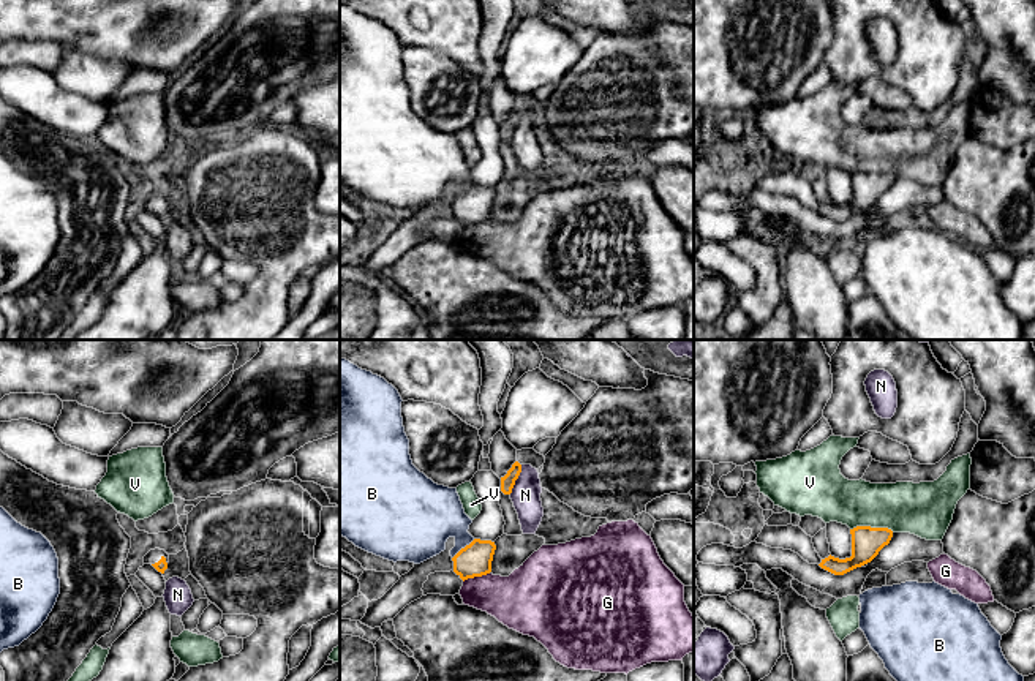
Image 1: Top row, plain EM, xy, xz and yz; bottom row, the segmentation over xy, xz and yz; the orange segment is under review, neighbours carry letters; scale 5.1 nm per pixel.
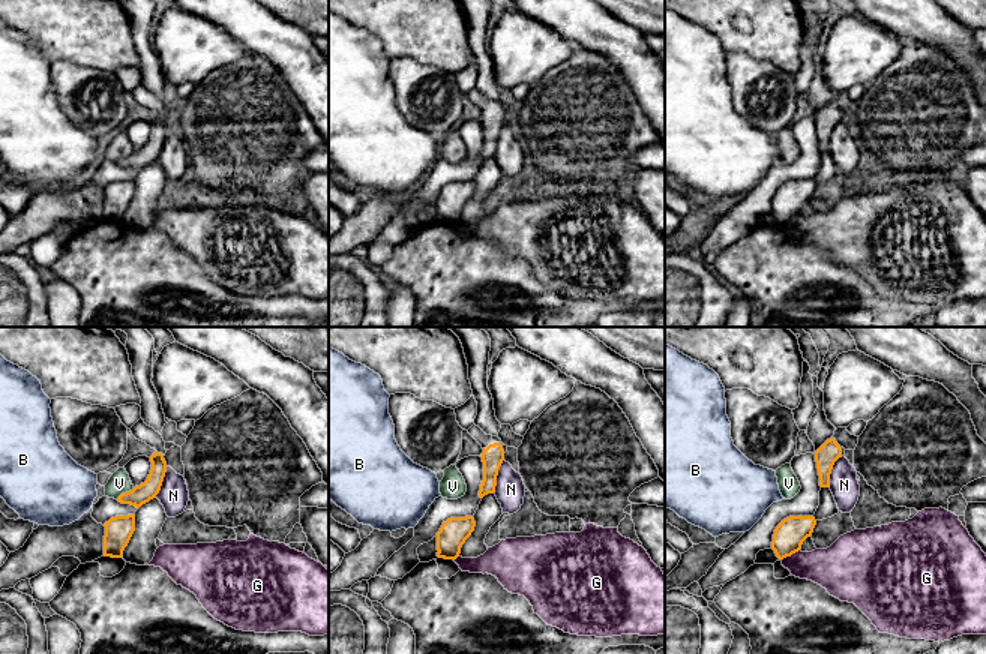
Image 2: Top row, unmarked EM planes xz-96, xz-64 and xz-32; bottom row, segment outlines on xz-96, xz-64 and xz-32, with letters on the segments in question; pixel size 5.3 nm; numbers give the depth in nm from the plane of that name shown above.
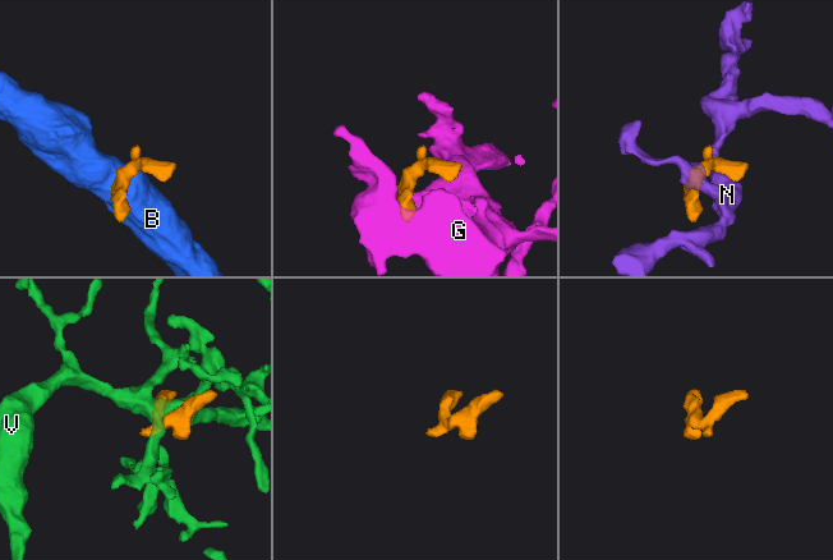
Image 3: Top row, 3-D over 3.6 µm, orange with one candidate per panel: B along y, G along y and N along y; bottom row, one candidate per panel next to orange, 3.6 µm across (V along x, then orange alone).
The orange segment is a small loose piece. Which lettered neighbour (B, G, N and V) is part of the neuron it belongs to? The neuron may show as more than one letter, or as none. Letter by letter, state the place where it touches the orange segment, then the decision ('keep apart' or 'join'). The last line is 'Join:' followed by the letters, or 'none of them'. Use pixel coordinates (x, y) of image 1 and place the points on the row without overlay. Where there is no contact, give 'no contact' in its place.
B: contact xz (465, 193); keep apart
G: contact xz (476, 221); keep apart
N: contact xz (517, 124); keep apart
V: contact yz (873, 174); keep apart
Join: none of them

